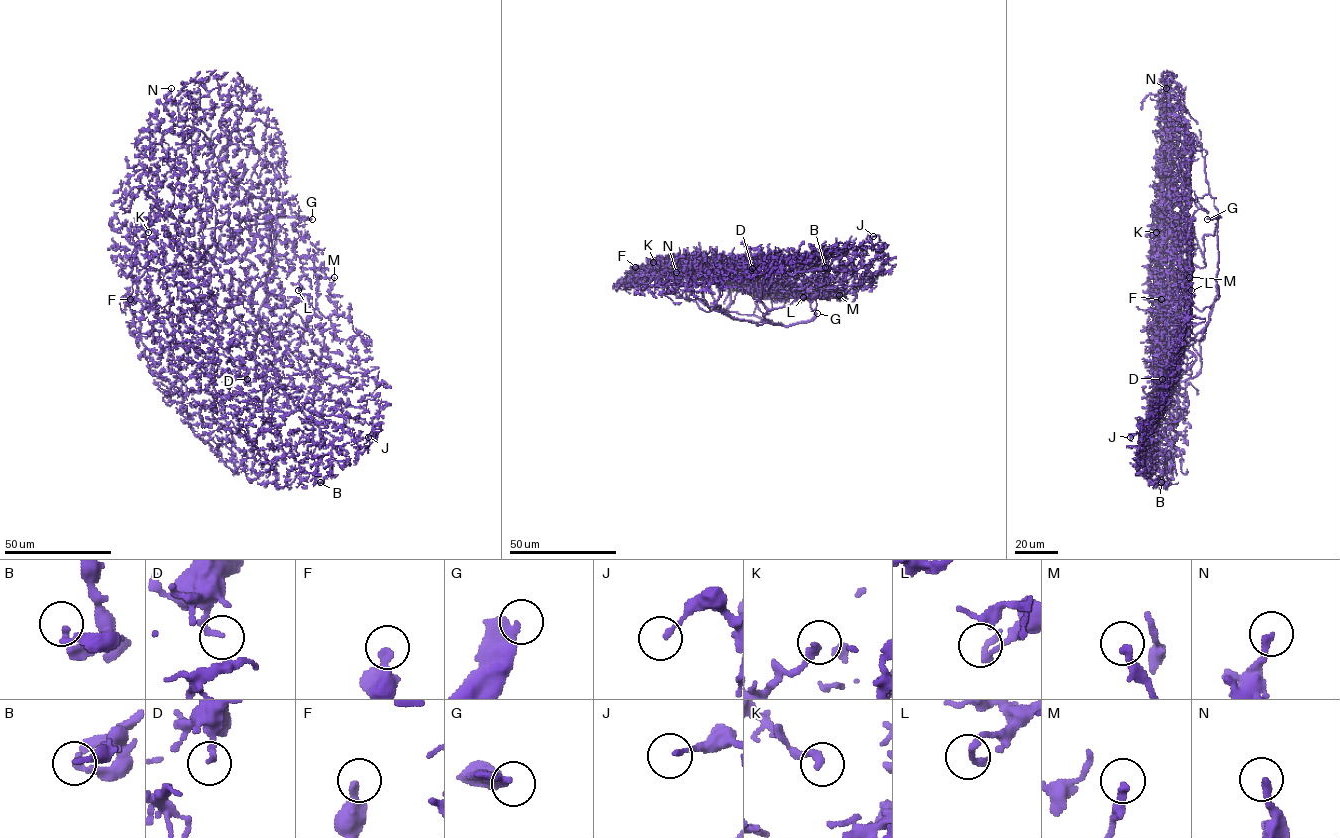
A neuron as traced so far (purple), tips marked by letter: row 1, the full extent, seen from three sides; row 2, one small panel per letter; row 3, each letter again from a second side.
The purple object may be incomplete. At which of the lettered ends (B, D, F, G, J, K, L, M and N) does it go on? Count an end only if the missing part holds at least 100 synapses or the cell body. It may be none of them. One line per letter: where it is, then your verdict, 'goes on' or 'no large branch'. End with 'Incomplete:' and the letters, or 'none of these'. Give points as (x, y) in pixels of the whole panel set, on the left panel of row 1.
B: place (320, 482); no large branch
D: place (247, 379); no large branch
F: place (130, 299); no large branch
G: place (312, 219); goes on
J: place (368, 437); no large branch
K: place (148, 232); no large branch
L: place (298, 290); no large branch
M: place (334, 277); no large branch
N: place (171, 88); no large branch
Incomplete: G

